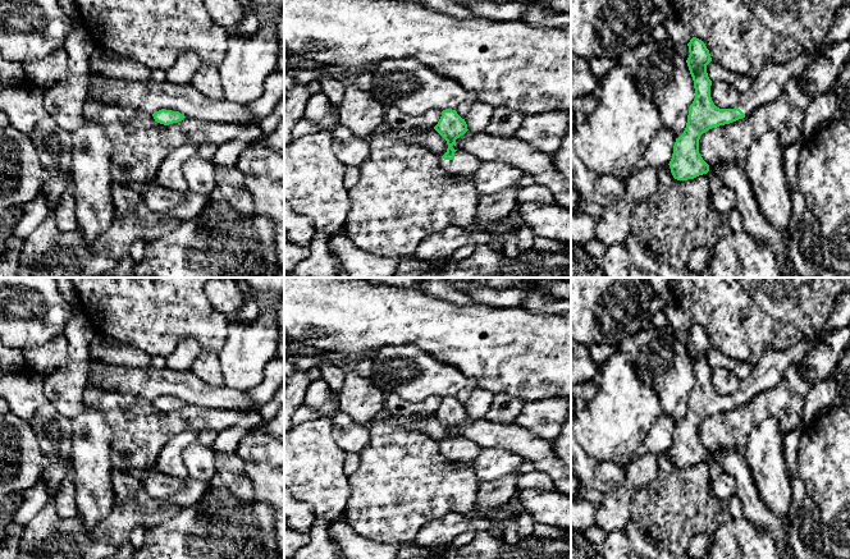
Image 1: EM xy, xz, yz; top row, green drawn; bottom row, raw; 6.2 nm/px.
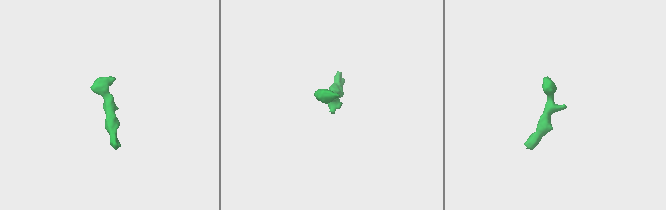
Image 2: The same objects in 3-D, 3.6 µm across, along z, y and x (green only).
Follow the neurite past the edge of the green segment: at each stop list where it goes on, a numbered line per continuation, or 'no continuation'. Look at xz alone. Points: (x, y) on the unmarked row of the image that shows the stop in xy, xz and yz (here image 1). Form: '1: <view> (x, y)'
1: xz (464, 452)

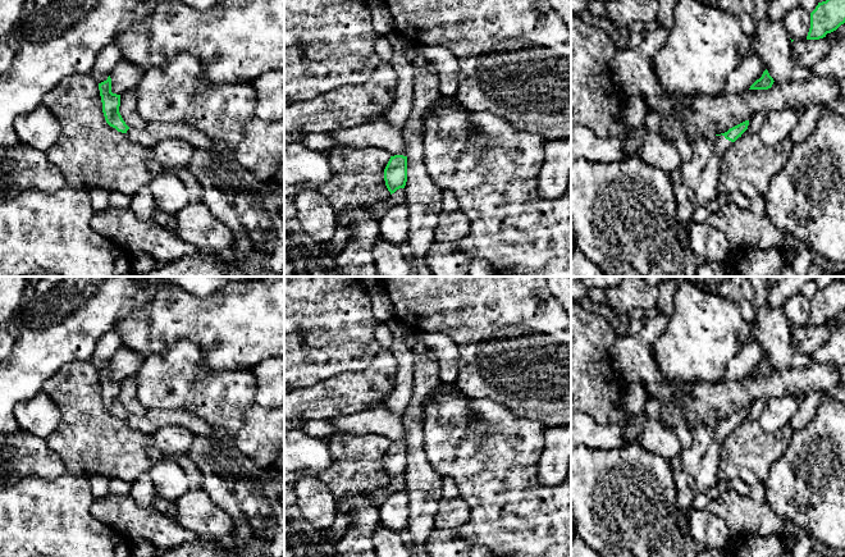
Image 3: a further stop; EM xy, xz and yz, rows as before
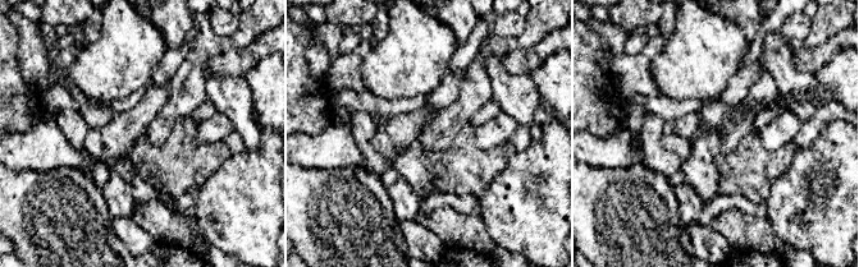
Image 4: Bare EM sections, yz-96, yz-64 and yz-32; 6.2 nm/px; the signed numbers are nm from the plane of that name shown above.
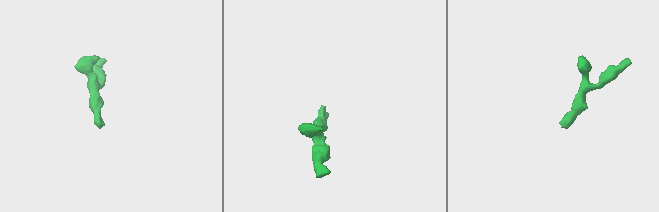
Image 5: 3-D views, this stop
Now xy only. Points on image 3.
no continuation

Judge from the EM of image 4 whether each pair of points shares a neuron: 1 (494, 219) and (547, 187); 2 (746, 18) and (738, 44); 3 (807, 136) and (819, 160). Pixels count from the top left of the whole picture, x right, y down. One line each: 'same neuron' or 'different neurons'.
1: same neuron
2: different neurons
3: different neurons

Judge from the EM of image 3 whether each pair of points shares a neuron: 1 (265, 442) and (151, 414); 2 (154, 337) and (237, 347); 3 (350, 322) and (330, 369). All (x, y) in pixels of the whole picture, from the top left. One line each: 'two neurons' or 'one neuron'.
1: two neurons
2: one neuron
3: one neuron

